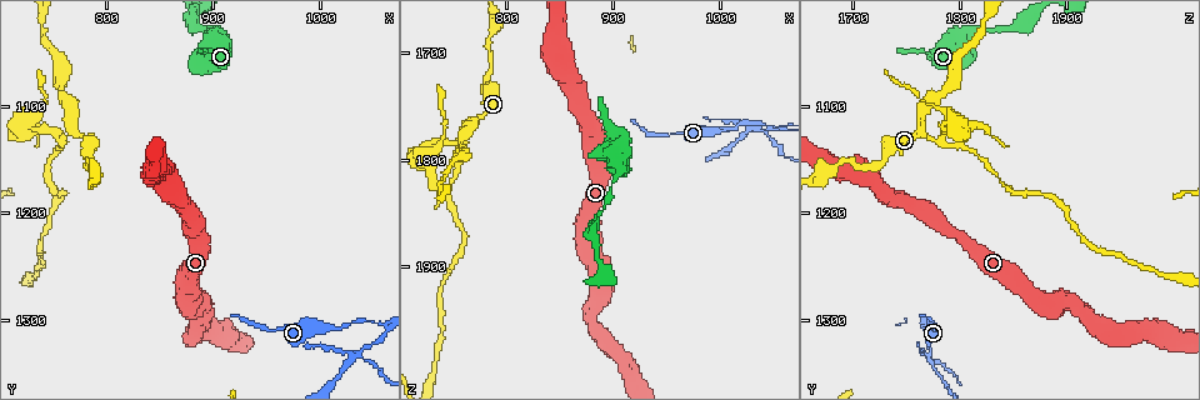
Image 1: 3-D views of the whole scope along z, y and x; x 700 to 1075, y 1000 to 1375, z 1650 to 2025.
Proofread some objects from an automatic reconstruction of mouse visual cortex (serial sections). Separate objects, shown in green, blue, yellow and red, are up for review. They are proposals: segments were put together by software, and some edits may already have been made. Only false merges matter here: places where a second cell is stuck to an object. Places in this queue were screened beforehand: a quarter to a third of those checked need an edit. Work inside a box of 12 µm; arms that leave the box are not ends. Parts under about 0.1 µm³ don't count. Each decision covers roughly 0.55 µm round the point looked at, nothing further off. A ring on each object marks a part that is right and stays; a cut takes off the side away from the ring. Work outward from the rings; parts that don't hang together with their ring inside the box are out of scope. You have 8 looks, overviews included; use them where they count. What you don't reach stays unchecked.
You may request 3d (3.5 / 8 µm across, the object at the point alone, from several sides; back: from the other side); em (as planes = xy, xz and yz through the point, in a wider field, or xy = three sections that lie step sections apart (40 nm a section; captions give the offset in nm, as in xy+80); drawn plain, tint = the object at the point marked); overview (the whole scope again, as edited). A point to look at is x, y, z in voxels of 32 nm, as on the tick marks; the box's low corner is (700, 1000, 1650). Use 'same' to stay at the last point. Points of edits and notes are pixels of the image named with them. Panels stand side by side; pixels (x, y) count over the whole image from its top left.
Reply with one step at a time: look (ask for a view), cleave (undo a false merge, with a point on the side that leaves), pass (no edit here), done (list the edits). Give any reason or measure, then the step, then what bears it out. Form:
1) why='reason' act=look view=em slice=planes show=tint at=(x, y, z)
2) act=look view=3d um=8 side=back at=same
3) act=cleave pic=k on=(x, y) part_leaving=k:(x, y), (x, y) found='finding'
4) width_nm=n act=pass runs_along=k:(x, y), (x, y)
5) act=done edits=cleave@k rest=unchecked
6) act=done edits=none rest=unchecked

why='abrupt turn' act=look view=3d um=3.5 at=(780, 1158, 1724)

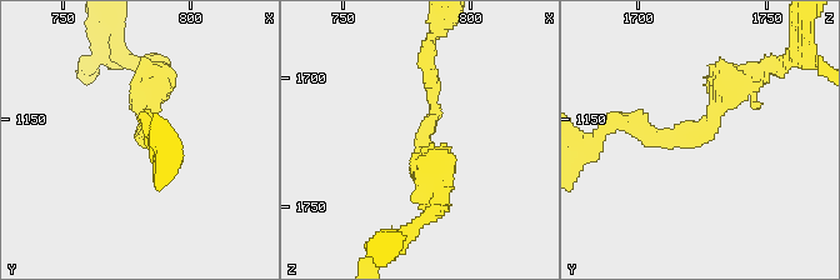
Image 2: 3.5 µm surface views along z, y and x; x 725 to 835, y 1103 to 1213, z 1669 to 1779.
arm_widths_nm=200,350 why='shape alone is not enough' act=look view=em slice=planes show=tint at=(780, 1157, 1725)

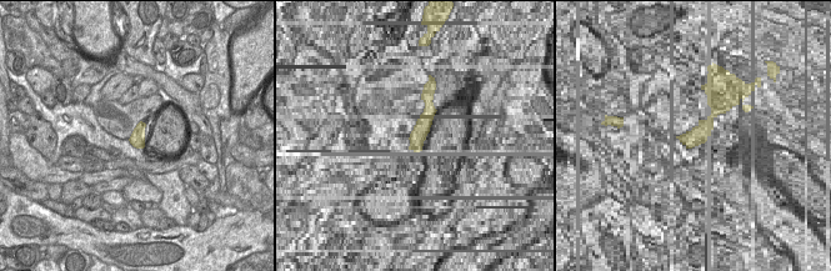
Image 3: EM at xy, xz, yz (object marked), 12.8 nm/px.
why='cut it another way' act=look view=em slice=xy step=3 show=tint at=same

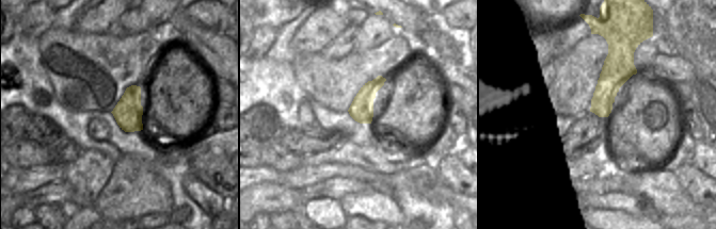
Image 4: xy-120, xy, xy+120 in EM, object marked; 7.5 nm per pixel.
act=pass runs_along=2:(745, 75), (704, 136), (630, 125) found='one cell here'

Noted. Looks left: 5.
why='three-way junction' act=look view=3d um=3.5 at=(760, 1134, 1786)

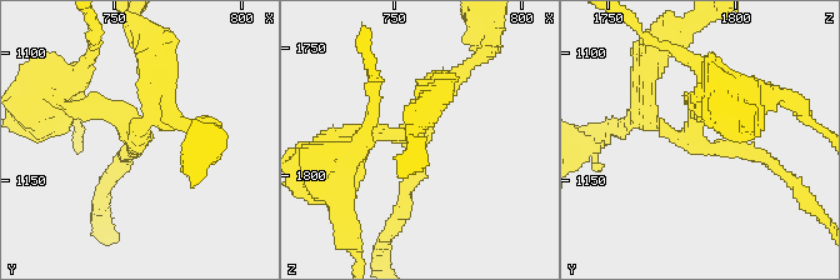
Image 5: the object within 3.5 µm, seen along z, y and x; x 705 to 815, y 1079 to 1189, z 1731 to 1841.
arms=3 arm_widths_nm=150,200,200 act=look view=em slice=xy step=5 show=tint at=(759, 1133, 1784)

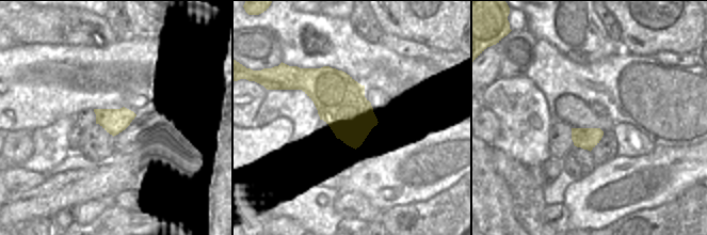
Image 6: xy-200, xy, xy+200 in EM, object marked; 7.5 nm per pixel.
why='another direction' act=look view=em slice=xy step=2 show=tint at=same

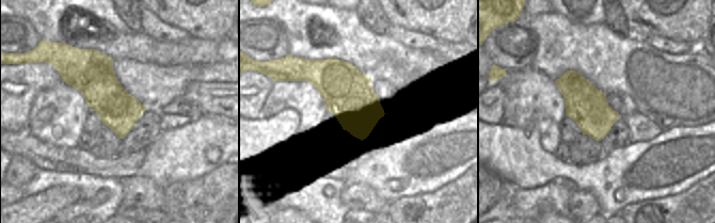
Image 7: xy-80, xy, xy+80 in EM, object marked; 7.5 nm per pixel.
act=cleave pic=5 on=(113, 105) part_leaving=5:(149, 125), (61, 101) found='two cells meet here'

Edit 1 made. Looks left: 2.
act=done edits=cleave@5 rest=unchecked

